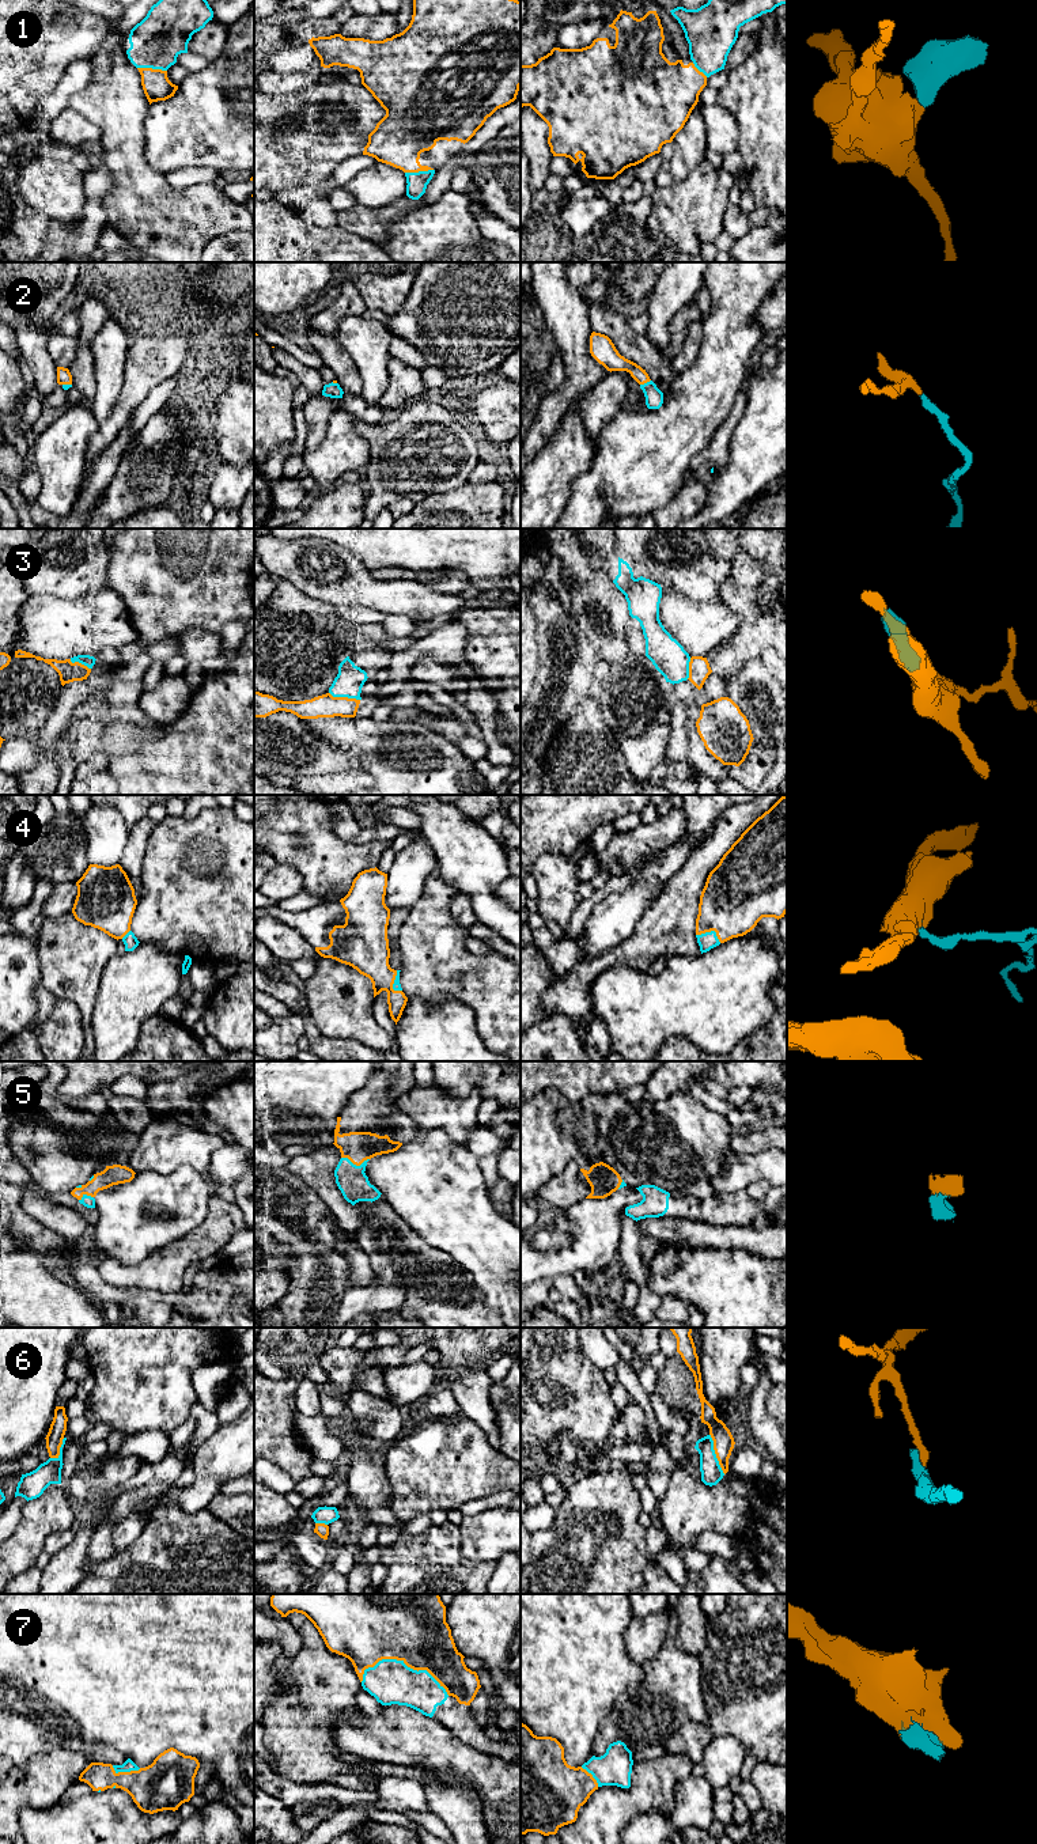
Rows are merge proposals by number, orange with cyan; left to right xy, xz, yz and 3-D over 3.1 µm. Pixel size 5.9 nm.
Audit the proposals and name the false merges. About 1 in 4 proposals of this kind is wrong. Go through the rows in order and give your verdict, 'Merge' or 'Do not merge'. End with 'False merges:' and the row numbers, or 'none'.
1: Merge
2: Merge
3: Do not merge
4: Merge
5: Merge
6: Do not merge
7: Merge
False merges: 3, 6

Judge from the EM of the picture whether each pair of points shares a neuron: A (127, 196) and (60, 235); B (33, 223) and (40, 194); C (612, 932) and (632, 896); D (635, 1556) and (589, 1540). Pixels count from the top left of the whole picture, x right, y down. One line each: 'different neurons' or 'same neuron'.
A: different neurons
B: different neurons
C: same neuron
D: same neuron

